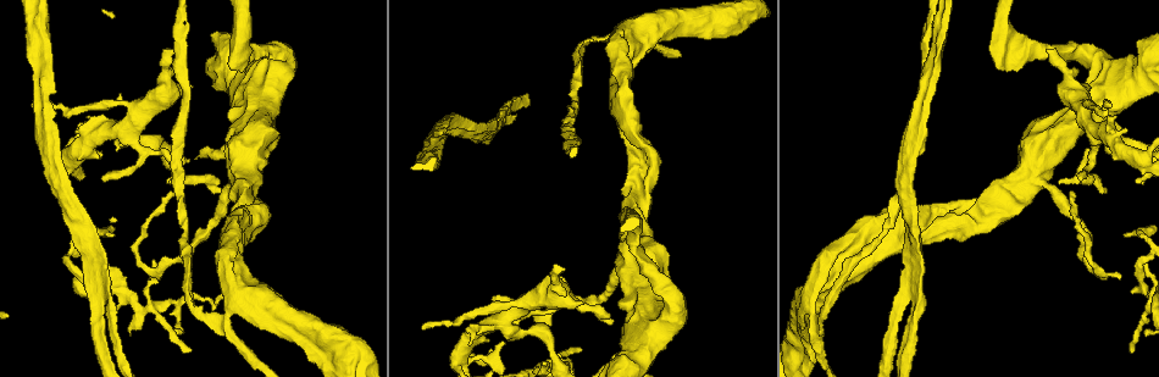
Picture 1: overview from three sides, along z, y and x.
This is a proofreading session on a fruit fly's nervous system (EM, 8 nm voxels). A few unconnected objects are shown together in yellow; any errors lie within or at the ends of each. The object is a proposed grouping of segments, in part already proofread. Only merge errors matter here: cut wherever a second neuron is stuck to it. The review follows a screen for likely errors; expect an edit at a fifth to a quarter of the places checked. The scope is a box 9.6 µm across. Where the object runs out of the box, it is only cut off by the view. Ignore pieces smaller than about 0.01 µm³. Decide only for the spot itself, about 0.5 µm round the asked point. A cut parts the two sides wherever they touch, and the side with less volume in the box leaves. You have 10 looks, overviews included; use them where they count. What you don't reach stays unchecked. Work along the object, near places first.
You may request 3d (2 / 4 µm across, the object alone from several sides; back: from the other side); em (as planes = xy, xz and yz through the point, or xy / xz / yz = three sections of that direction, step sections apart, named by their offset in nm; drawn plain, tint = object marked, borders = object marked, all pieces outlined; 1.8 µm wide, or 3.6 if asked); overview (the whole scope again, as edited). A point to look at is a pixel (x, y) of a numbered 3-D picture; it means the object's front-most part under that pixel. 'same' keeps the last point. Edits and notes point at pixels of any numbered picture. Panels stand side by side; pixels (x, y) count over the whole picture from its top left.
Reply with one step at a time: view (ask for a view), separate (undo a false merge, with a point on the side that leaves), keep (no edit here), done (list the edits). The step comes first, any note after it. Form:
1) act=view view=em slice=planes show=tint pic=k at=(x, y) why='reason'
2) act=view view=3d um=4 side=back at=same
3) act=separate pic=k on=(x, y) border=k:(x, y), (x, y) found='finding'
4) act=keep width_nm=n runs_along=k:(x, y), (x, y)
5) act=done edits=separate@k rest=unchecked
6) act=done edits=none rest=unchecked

act=view view=em slice=planes show=tint pic=1 at=(121, 129) why='four arms meet'

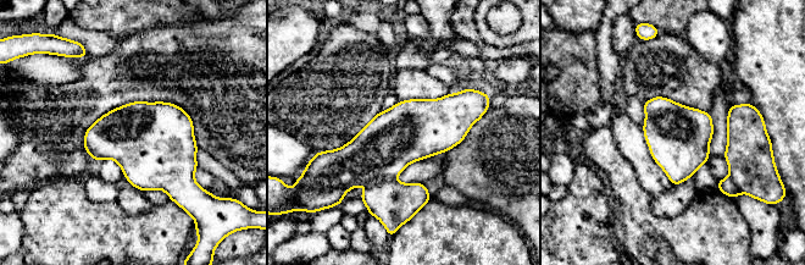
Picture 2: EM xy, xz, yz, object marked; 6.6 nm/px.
act=separate pic=2 on=(749, 155) width_nm=400 found='two neurons meet here'

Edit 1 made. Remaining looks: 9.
act=view view=3d um=2 side=back pic=1 at=(150, 309) why='sharp bend'

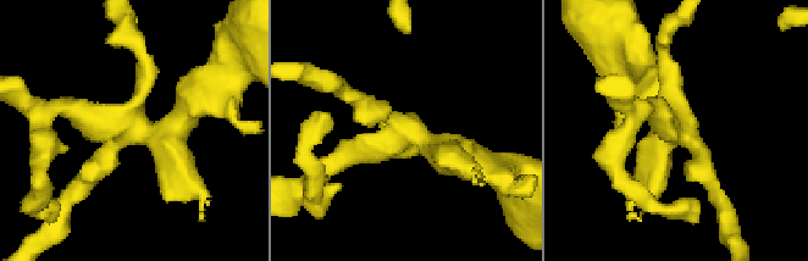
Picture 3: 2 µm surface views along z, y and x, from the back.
act=view view=em slice=planes show=tint pic=3 at=(142, 126)

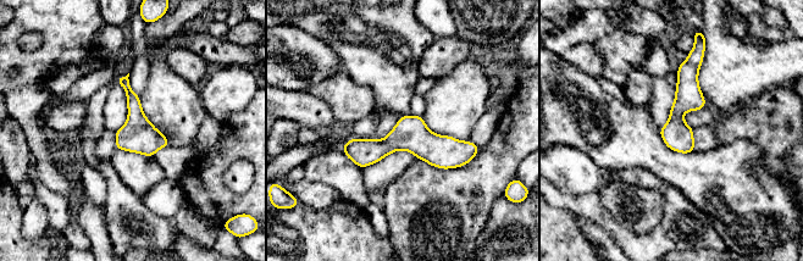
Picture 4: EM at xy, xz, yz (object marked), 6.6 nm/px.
act=keep found='one neuron here'

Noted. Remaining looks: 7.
act=view view=3d um=4 pic=1 at=(911, 155) why='abrupt turn'

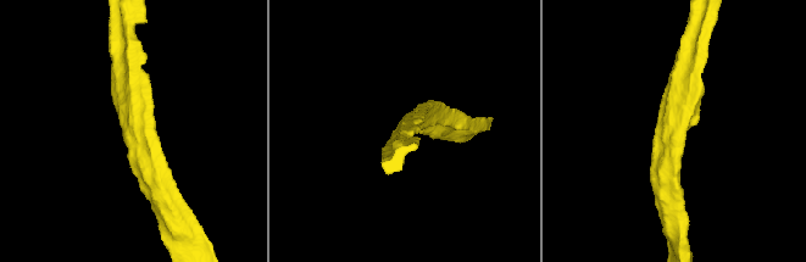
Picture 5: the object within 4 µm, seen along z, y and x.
act=view view=em slice=planes show=tint pic=5 at=(677, 128)

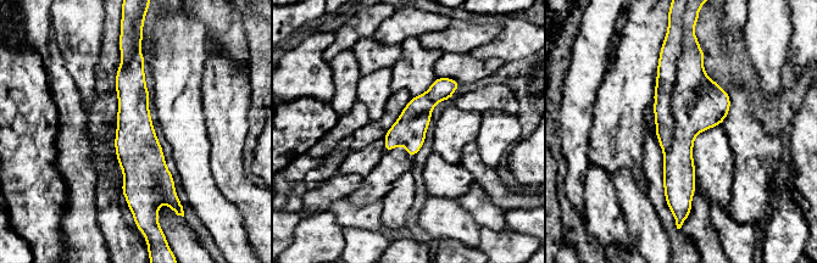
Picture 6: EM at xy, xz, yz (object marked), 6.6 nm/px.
act=separate pic=6 on=(667, 62) border=6:(683, 44), (665, 152) found='two neurons meet here'

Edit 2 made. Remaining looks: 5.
act=view view=3d um=4 pic=1 at=(814, 323) why='arms part here'

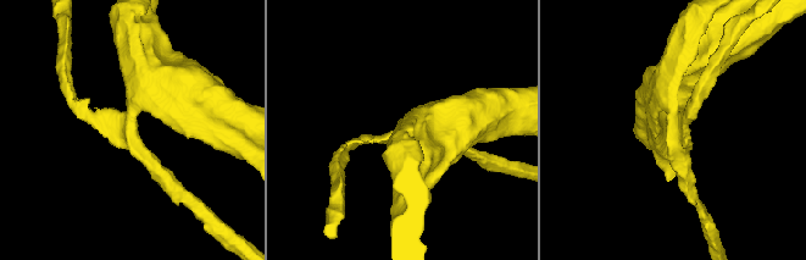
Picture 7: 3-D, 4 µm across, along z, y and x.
act=view view=em slice=planes show=tint pic=7 at=(129, 127) arms=3 arm_widths_nm=170,220,240

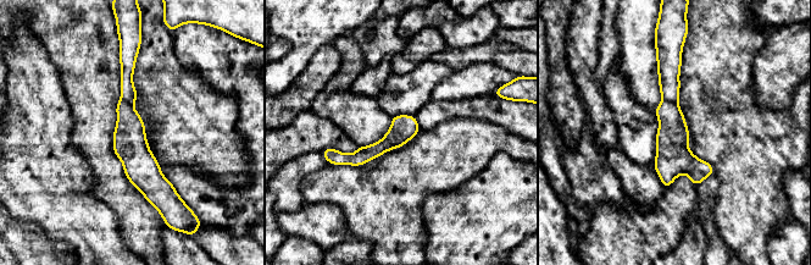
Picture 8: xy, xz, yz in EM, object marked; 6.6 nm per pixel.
act=separate pic=8 on=(672, 137) found='two neurons meet here'

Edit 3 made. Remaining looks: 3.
act=done edits=separate@2,separate@6,separate@8 rest=unchecked

